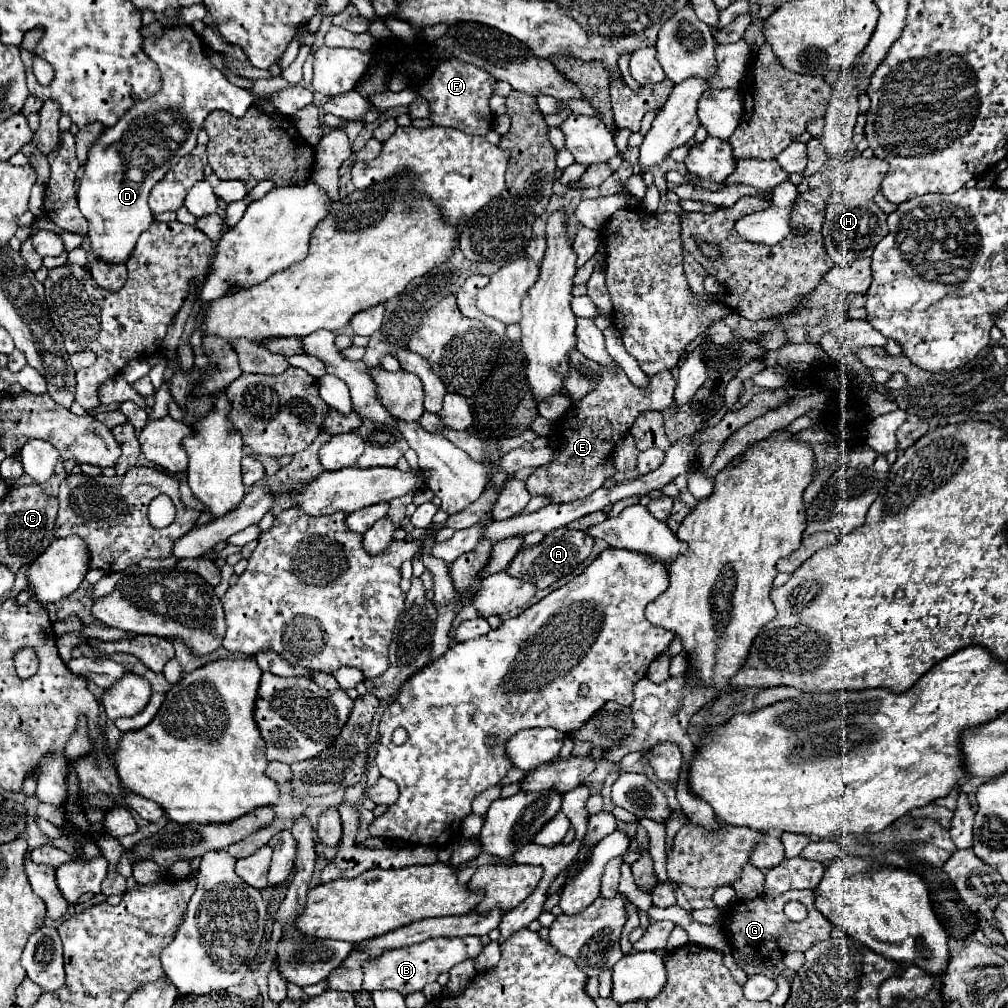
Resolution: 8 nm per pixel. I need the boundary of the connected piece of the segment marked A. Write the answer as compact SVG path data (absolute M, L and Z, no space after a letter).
M568 527L554 529L554 531L546 533L538 545L522 547L518 551L518 555L510 561L506 571L514 577L530 579L532 583L538 585L538 589L544 589L544 587L550 587L552 583L556 583L558 579L570 575L590 555L592 545L594 545L594 539L590 535L586 535L584 531L572 531Z

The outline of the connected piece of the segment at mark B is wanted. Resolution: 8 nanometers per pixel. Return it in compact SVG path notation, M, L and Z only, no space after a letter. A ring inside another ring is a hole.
M436 937L436 939L428 939L410 947L402 947L402 949L394 949L394 951L384 951L382 959L378 957L376 961L372 961L370 965L364 967L364 983L362 989L364 991L398 991L402 995L414 993L414 991L422 991L424 985L434 983L438 979L440 973L448 973L456 963L462 963L464 959L474 959L478 957L482 951L482 943L480 937Z

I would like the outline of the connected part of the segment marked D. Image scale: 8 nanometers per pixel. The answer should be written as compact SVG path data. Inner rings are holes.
M164 21L164 25L166 25L166 33L164 33L162 39L146 39L144 41L144 51L160 67L164 89L158 91L154 97L150 97L142 103L136 103L114 127L108 127L102 133L102 137L90 149L90 157L88 157L86 167L82 171L82 177L80 177L78 205L80 205L80 211L90 225L90 231L88 231L90 253L96 259L110 263L110 265L118 265L118 263L124 265L126 259L130 259L130 251L134 251L138 237L154 221L154 215L148 207L148 195L150 195L152 187L172 167L172 165L132 165L132 163L178 163L180 157L188 155L196 147L196 135L198 135L206 115L214 109L222 109L222 111L228 111L234 117L242 117L250 105L254 105L260 99L266 99L266 101L272 101L284 115L294 115L298 109L312 103L312 97L314 97L312 91L304 85L290 85L284 91L278 91L276 95L272 95L270 99L268 97L256 97L256 95L248 93L246 89L232 85L226 79L226 75L206 59L204 43L192 31L192 27L186 27L182 23L174 25L174 23L166 23L166 21Z

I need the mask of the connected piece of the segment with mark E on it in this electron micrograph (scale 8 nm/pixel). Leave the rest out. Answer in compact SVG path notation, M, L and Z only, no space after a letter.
M602 369L602 379L592 393L588 393L582 401L572 403L568 413L558 421L556 435L562 437L562 447L554 453L554 461L538 467L526 481L530 495L550 495L554 503L570 503L584 499L602 487L604 479L616 473L614 467L604 465L612 455L616 443L628 433L634 419L646 411L664 411L670 407L674 397L676 379L670 371L662 371L650 377L650 385L646 389L634 387L624 371L612 373L610 369Z

